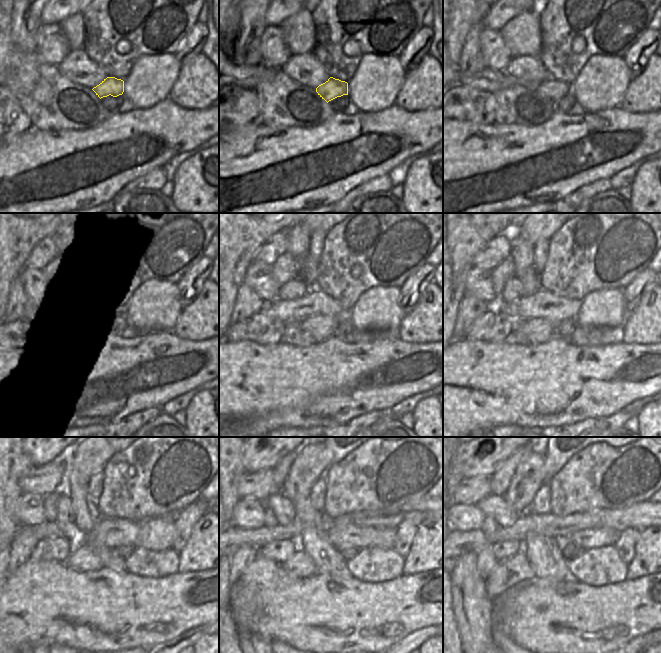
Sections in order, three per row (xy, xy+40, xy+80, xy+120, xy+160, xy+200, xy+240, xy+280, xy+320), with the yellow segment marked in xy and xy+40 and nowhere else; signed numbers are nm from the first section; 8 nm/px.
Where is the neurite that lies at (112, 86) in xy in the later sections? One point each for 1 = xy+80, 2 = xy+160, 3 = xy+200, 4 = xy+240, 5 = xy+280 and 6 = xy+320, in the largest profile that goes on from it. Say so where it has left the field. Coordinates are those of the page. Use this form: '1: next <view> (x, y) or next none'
1: next xy+80 (551, 90)
2: next xy+160 (321, 327)
3: next xy+200 (537, 330)
4: next xy+240 (82, 558)
5: next xy+280 (299, 565)
6: next xy+320 (508, 573)

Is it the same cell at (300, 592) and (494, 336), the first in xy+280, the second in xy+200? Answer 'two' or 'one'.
two

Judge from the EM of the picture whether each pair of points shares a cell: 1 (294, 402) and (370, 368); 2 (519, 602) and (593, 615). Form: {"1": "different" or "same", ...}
{"1": "same", "2": "same"}

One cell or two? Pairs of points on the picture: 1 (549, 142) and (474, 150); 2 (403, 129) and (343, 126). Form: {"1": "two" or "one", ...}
{"1": "one", "2": "one"}

